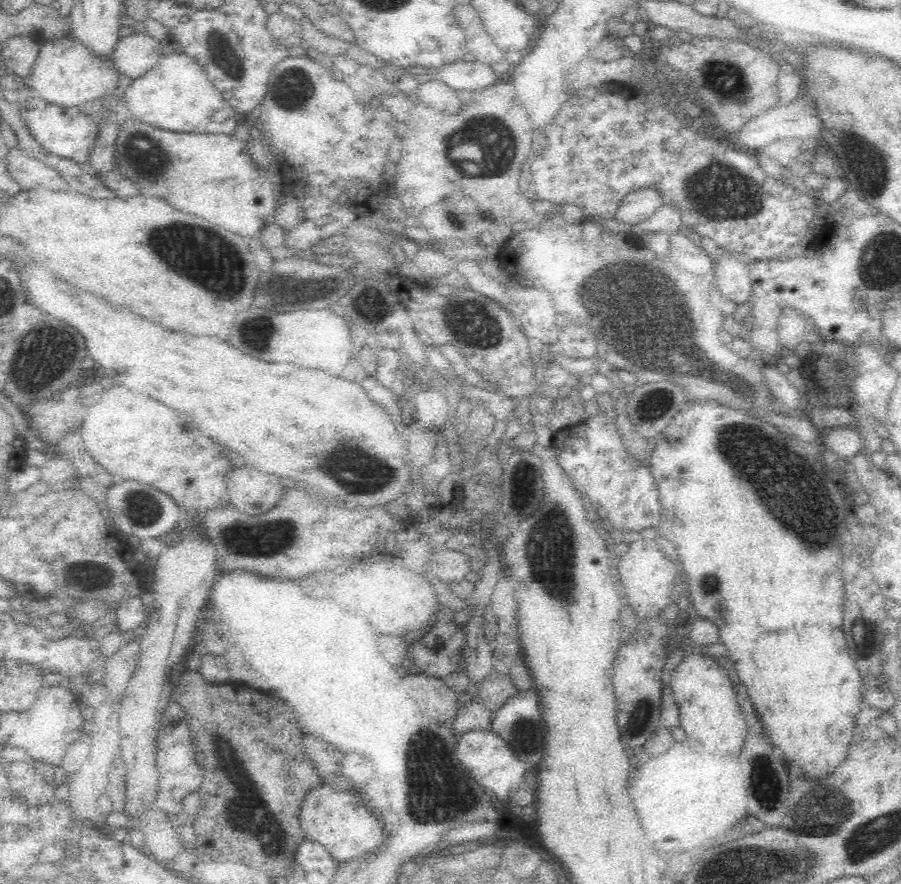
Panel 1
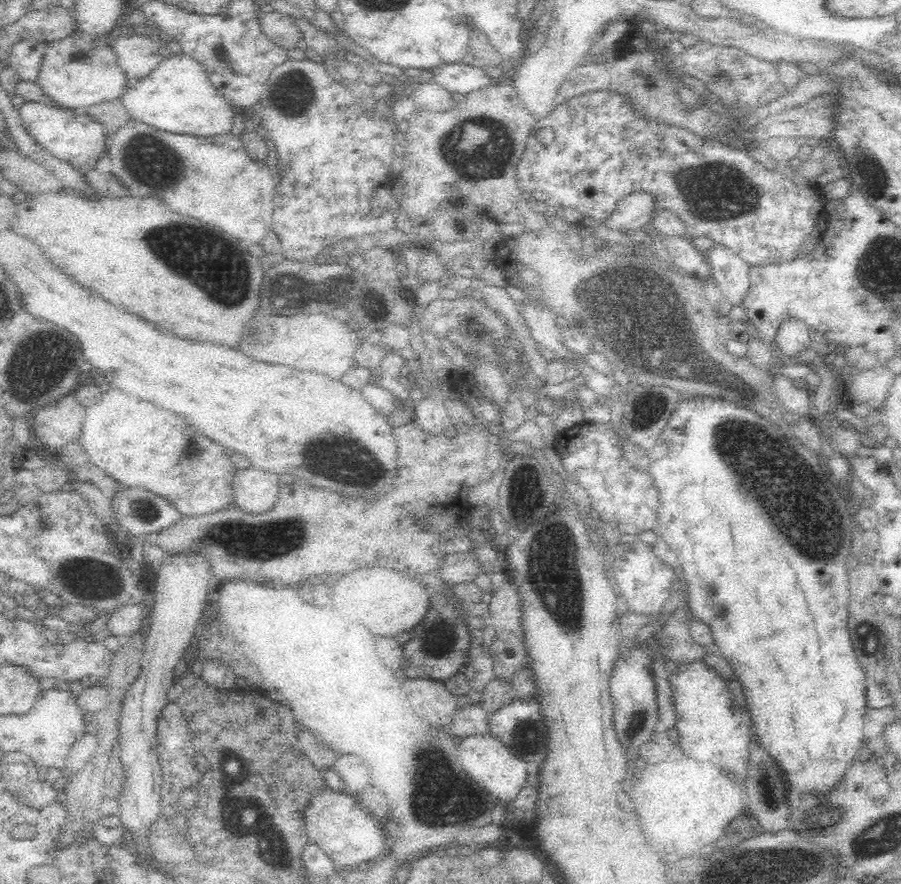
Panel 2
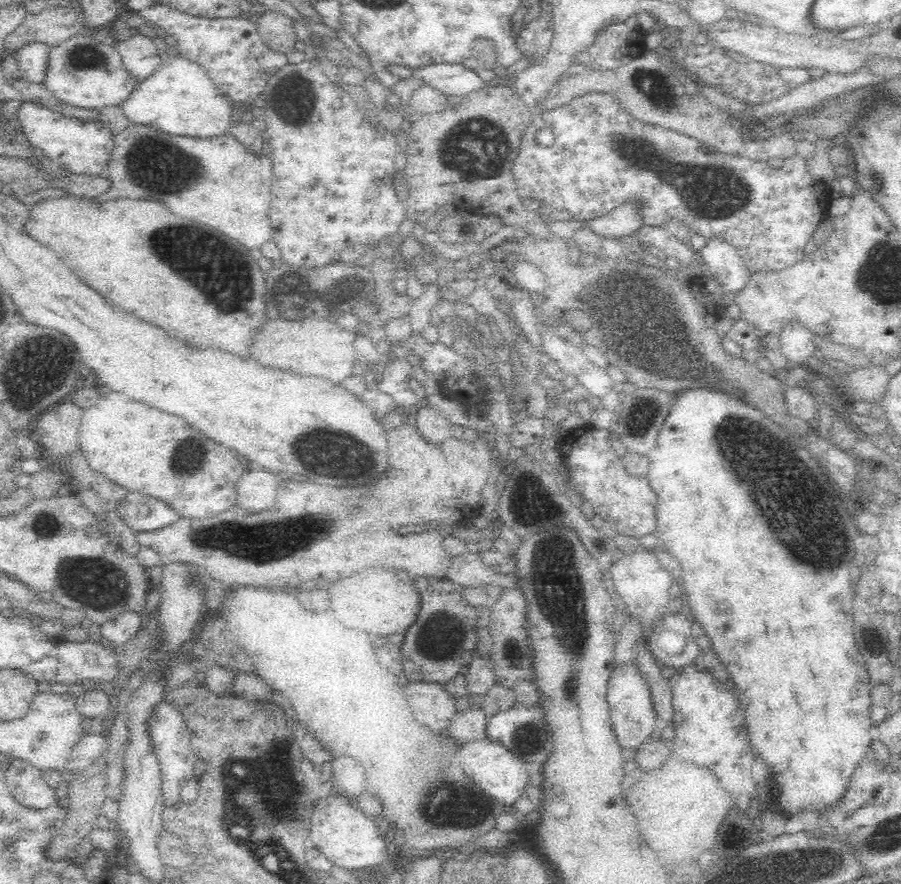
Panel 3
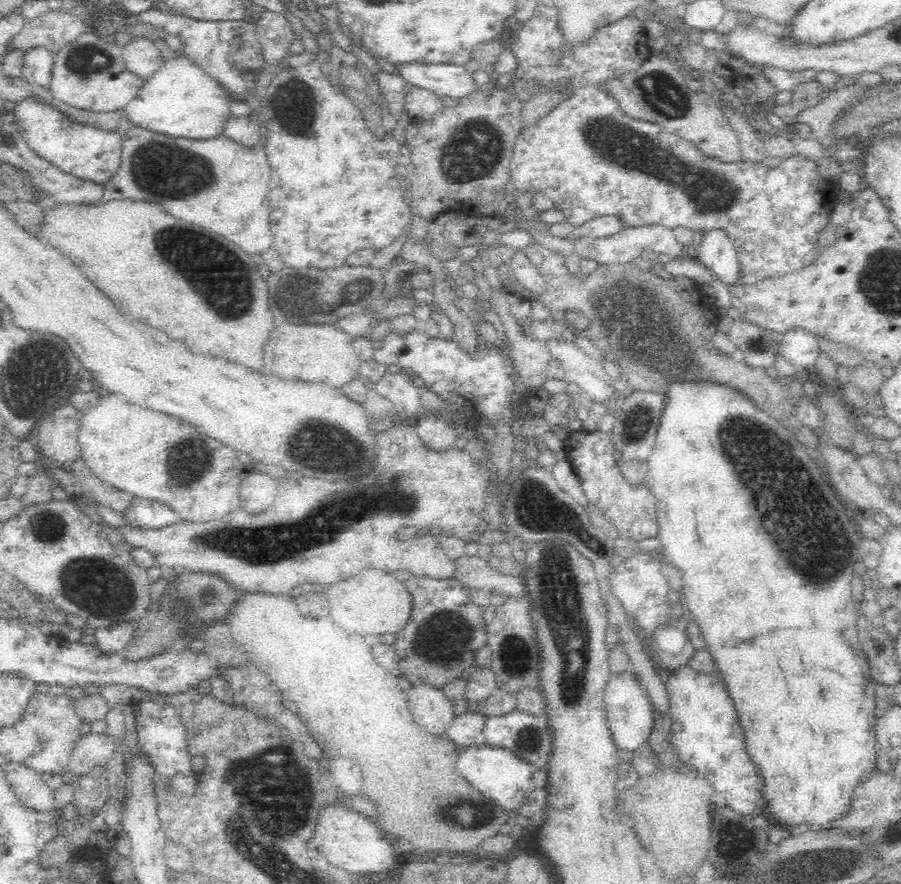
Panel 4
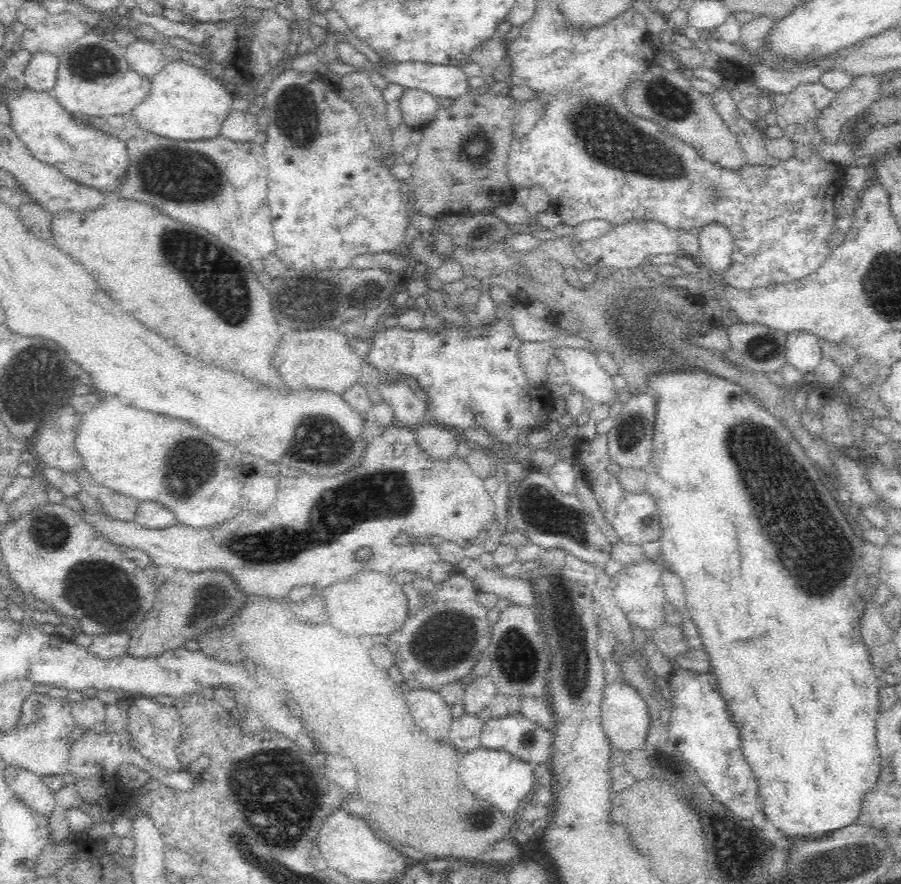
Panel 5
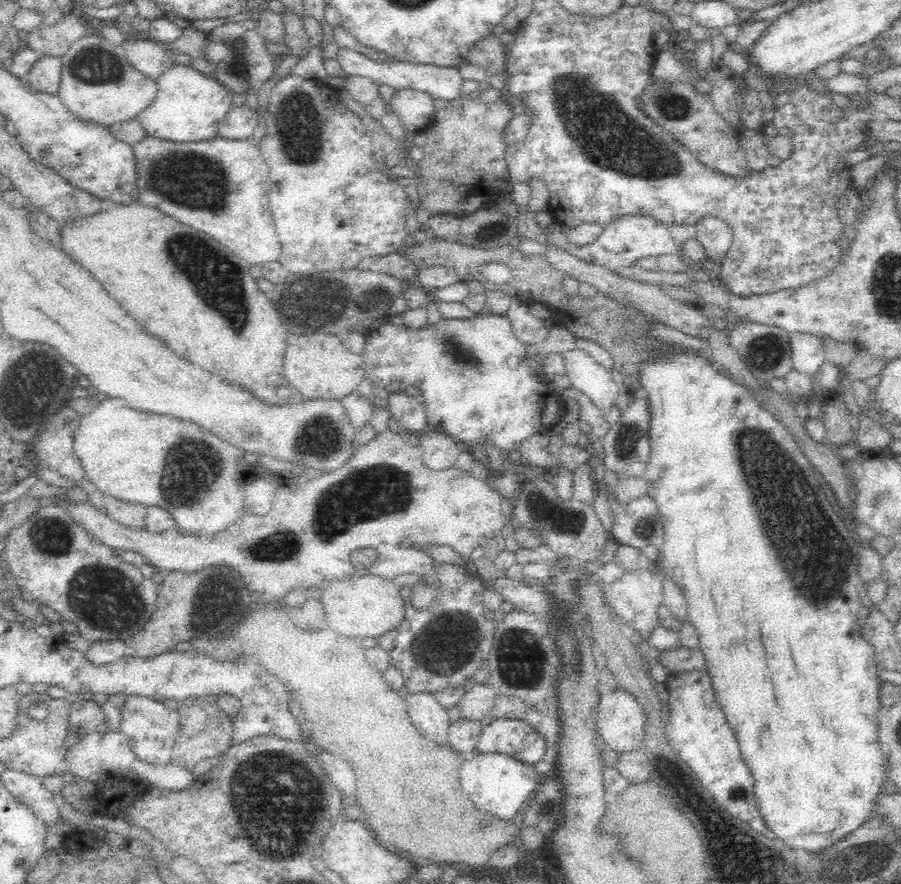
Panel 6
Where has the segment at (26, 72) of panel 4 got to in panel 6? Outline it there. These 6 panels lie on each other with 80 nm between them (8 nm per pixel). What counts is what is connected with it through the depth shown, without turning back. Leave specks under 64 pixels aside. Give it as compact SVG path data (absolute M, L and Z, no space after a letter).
M39 55L25 77L25 81L35 91L56 95L61 74L61 59L56 56Z

